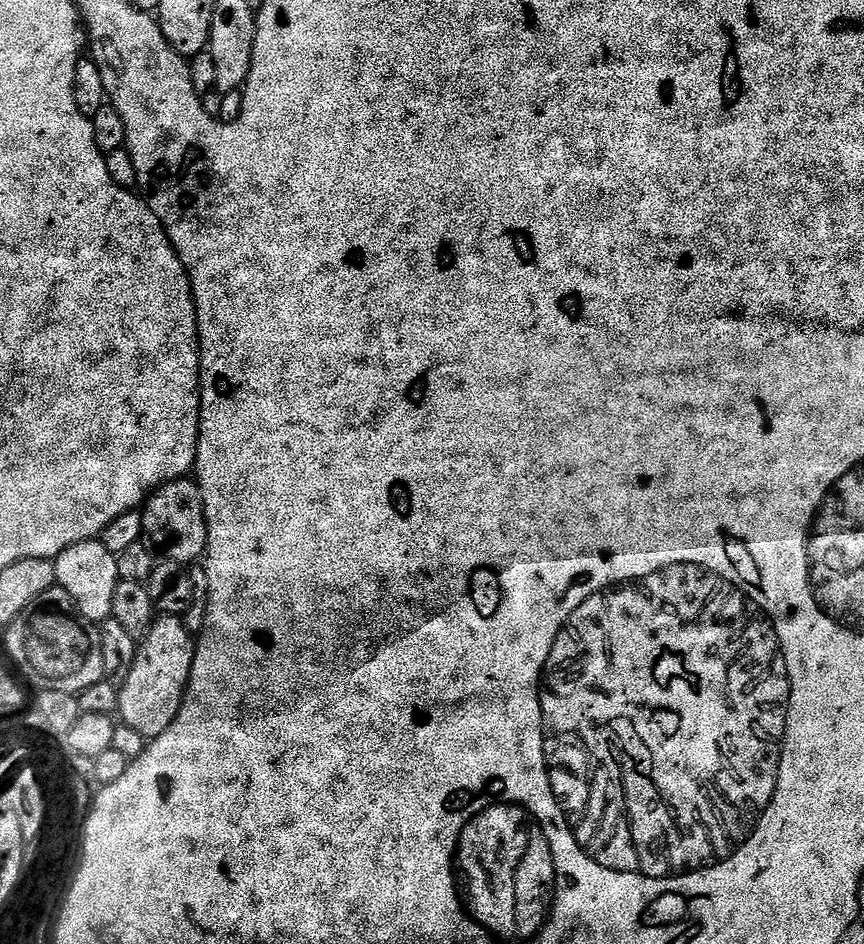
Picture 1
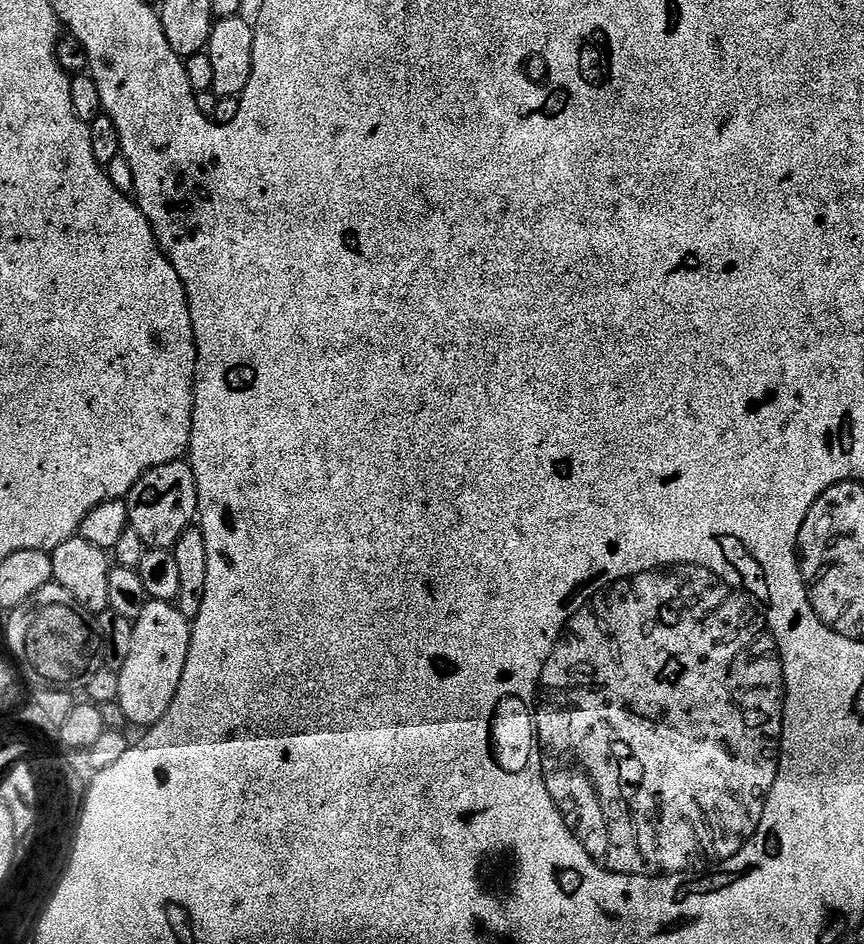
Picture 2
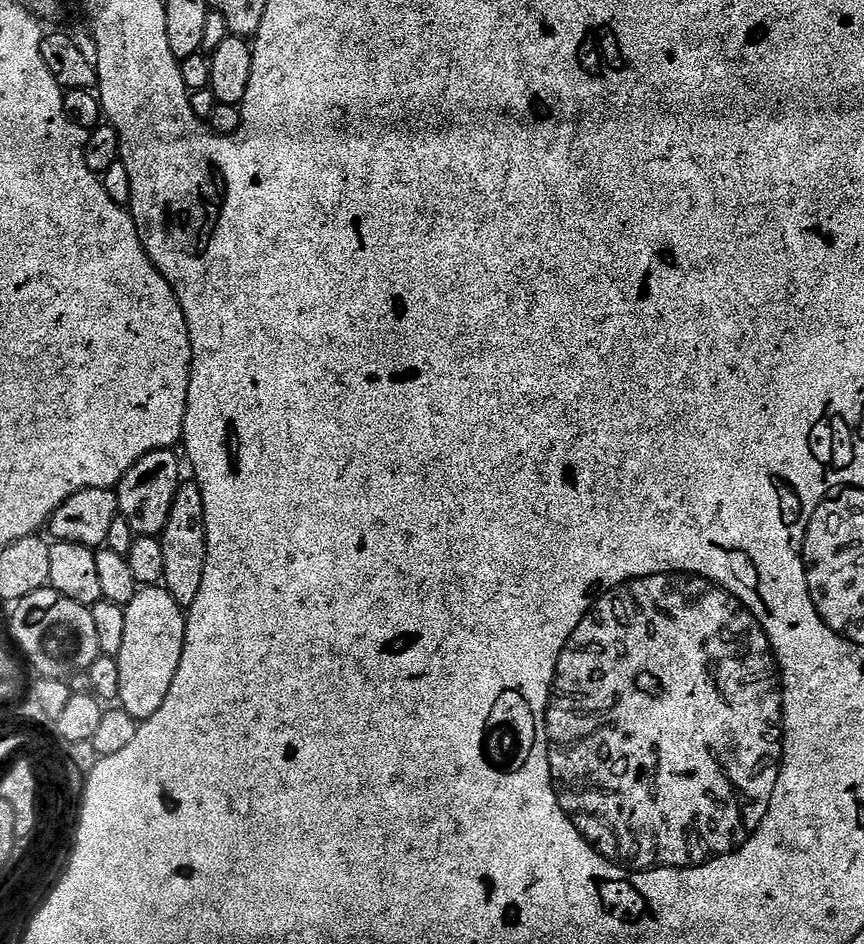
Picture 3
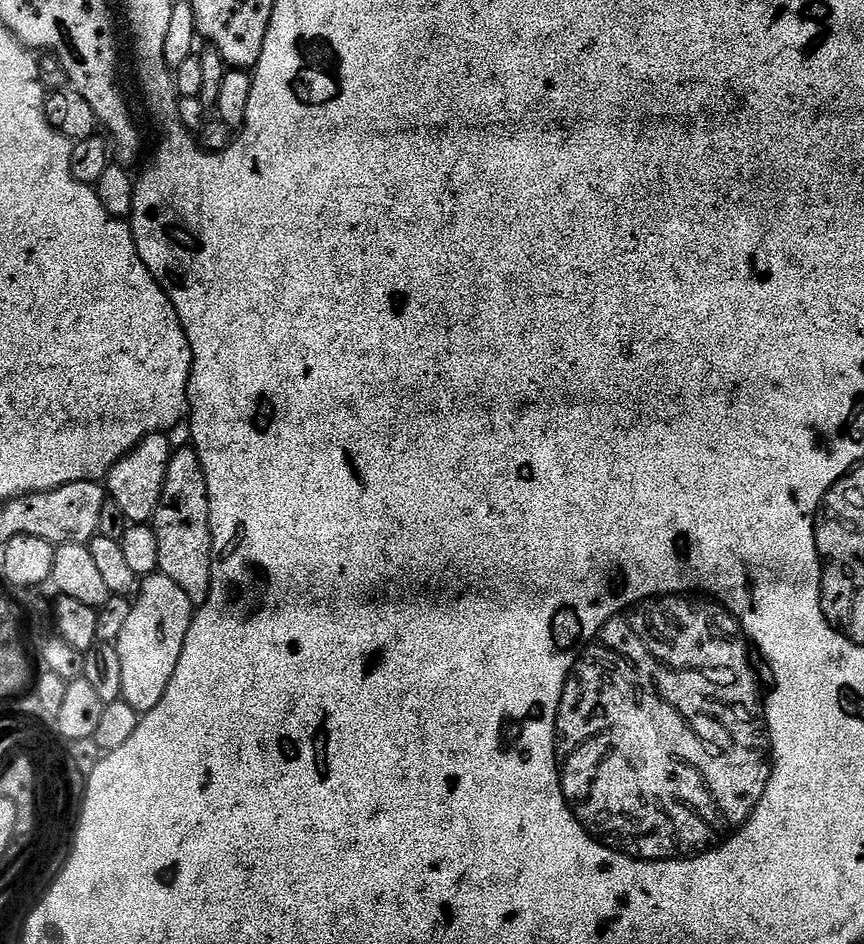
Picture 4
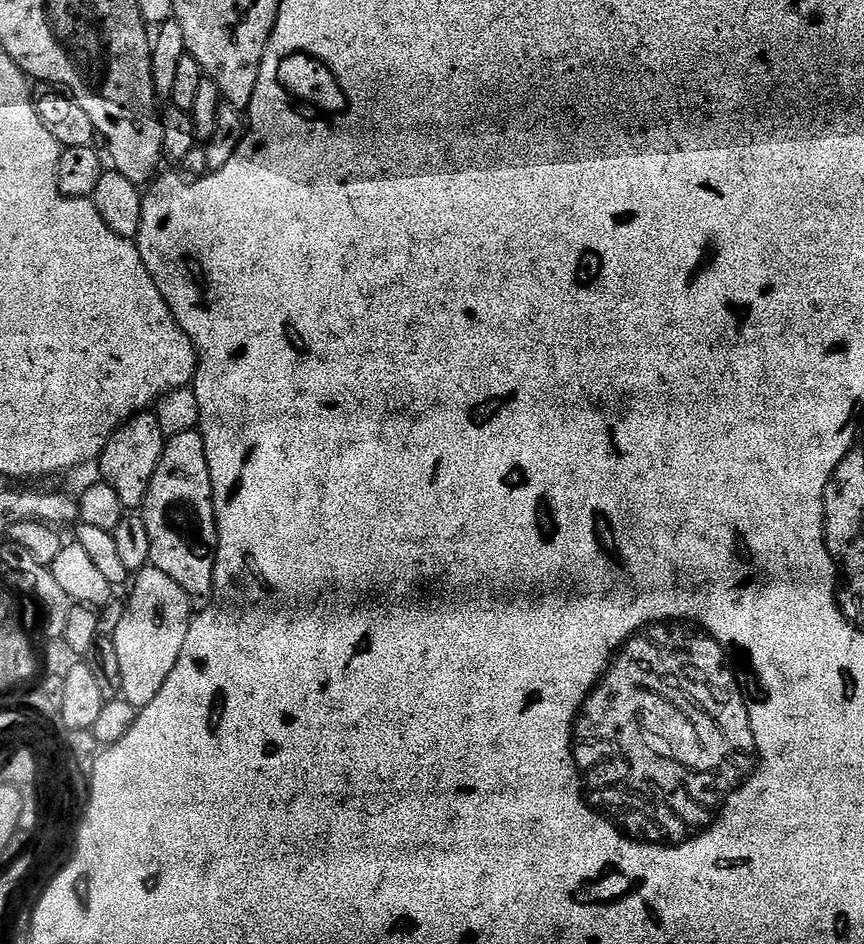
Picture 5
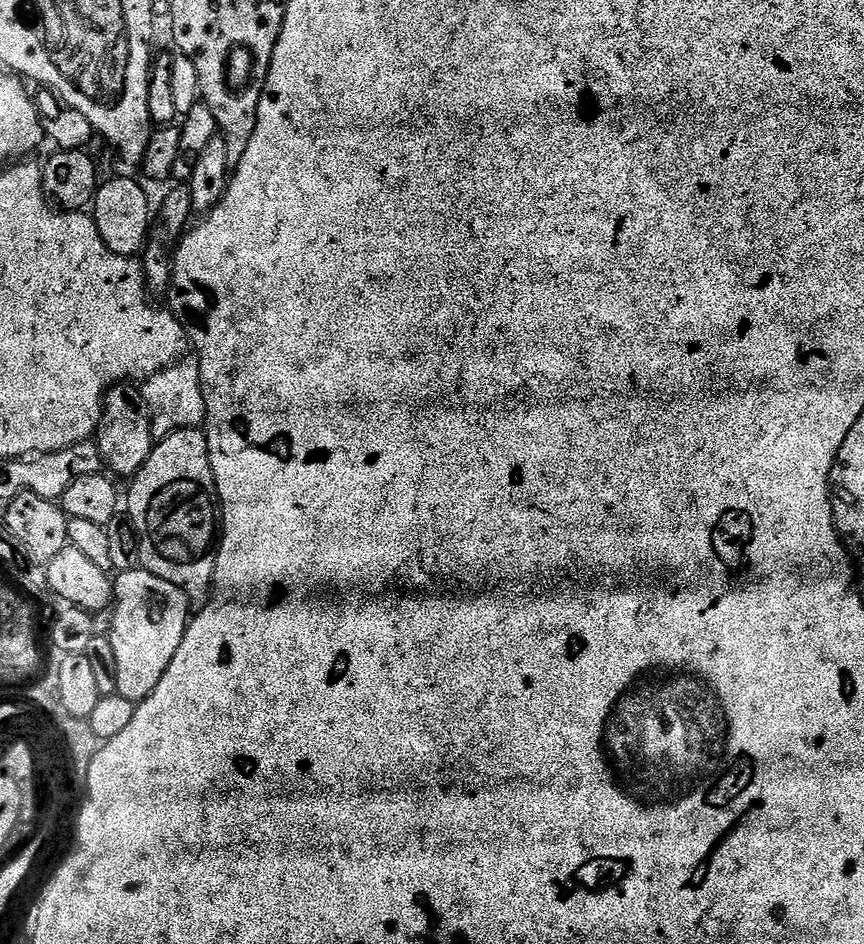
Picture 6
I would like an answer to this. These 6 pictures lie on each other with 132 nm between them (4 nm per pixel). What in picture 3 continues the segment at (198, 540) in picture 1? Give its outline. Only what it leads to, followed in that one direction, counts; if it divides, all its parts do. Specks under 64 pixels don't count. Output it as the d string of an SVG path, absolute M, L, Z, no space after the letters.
M163 448L142 457L116 485L114 491L118 498L120 515L130 522L130 530L136 536L159 537L170 518L170 508L174 506L174 496L180 488L178 476L178 460L180 456L175 451Z

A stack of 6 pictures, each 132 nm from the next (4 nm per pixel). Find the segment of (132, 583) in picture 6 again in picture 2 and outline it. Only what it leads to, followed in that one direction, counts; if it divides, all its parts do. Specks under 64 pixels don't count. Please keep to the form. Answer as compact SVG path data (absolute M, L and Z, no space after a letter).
M149 600L146 610L142 610L142 614L136 621L134 621L134 643L129 657L126 658L126 666L122 666L120 671L120 677L118 678L118 703L122 708L129 725L137 726L141 730L147 730L152 725L157 724L160 719L170 710L170 704L174 702L174 694L178 694L178 686L182 682L182 670L186 670L186 658L188 657L188 651L190 650L190 638L192 637L191 623L177 610L175 603L167 600Z

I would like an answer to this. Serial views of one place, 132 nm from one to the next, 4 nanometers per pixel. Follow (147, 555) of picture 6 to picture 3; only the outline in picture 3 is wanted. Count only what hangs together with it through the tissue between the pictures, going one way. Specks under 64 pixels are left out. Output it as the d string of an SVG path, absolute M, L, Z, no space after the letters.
M194 482L181 483L159 541L166 565L163 587L181 606L192 604L198 598L198 590L202 590L202 574L206 570L206 514L200 487Z

